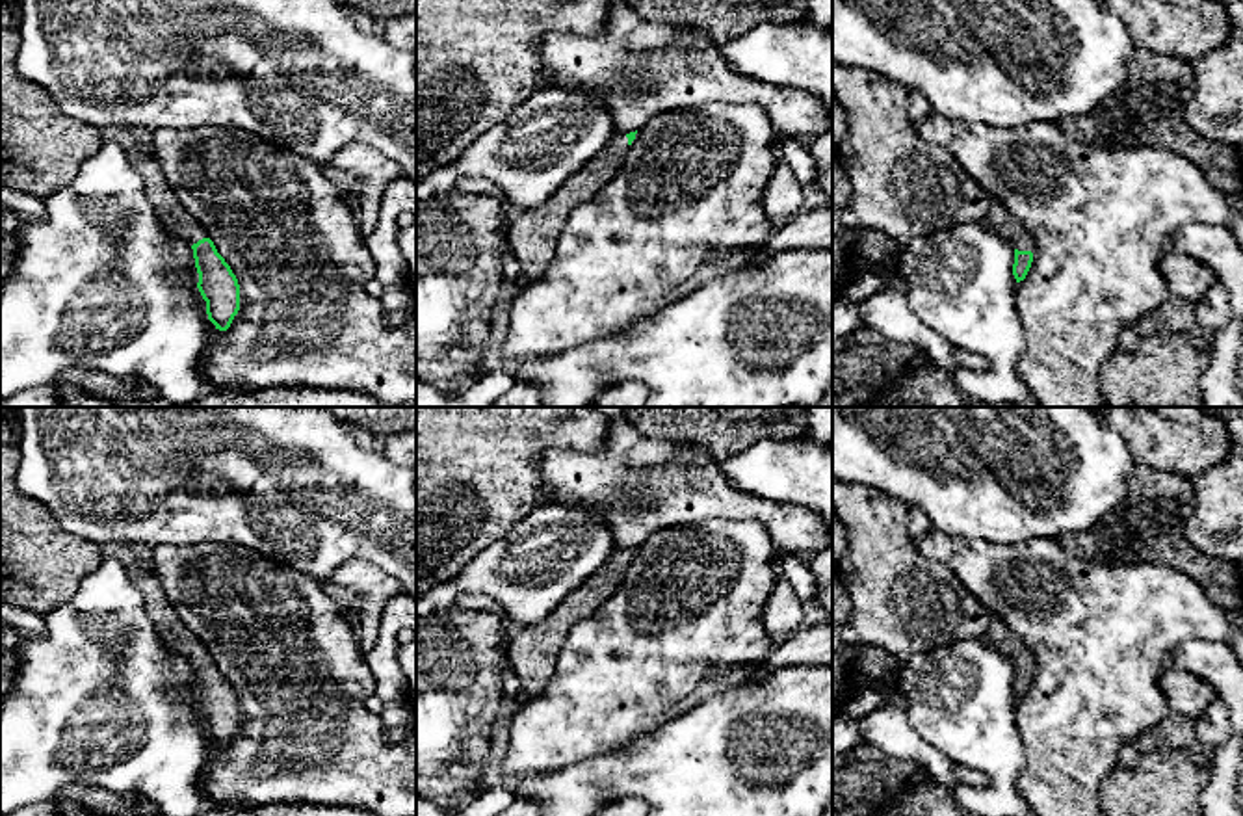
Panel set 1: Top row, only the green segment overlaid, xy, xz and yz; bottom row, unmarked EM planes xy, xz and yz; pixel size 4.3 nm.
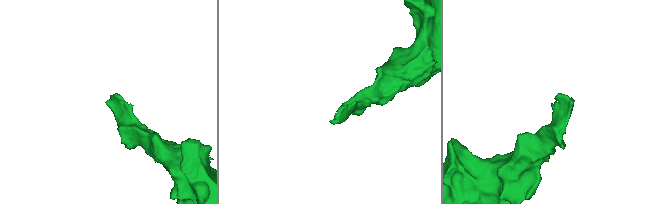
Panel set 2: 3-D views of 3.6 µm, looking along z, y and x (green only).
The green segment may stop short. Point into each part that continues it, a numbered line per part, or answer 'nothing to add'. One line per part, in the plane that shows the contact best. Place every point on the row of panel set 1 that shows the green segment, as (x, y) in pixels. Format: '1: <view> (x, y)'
1: yz (998, 218)

